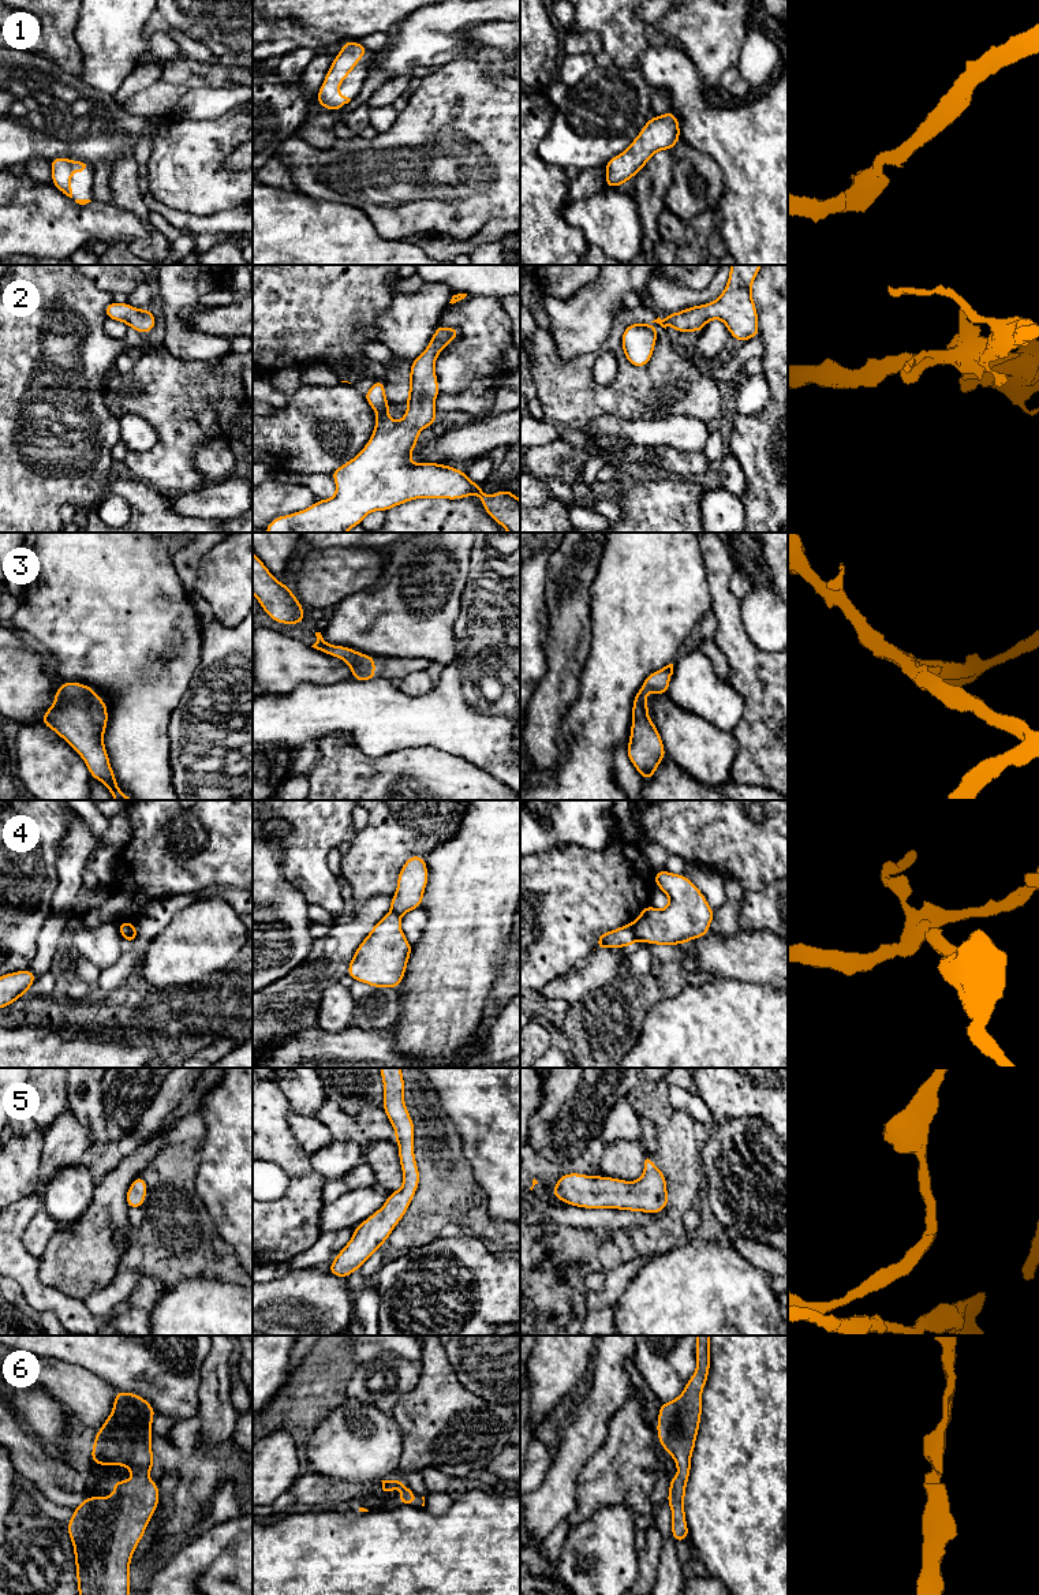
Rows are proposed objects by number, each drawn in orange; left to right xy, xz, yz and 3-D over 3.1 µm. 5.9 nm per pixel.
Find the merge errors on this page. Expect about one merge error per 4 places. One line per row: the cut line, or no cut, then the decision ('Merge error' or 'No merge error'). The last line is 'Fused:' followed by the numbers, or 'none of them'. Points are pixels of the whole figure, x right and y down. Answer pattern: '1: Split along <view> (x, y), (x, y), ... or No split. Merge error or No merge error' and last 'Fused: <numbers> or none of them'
1: No split. No merge error
2: No split. No merge error
3: No split. No merge error
4: Split along xy (131, 922), (130, 930), (123, 937). Merge error
5: No split. No merge error
6: No split. No merge error
Fused: 4

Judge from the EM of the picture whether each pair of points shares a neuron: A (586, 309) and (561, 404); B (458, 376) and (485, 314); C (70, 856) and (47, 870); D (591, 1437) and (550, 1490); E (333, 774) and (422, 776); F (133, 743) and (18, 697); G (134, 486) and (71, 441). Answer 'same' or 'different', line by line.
A: different
B: same
C: different
D: same
E: same
F: different
G: different

